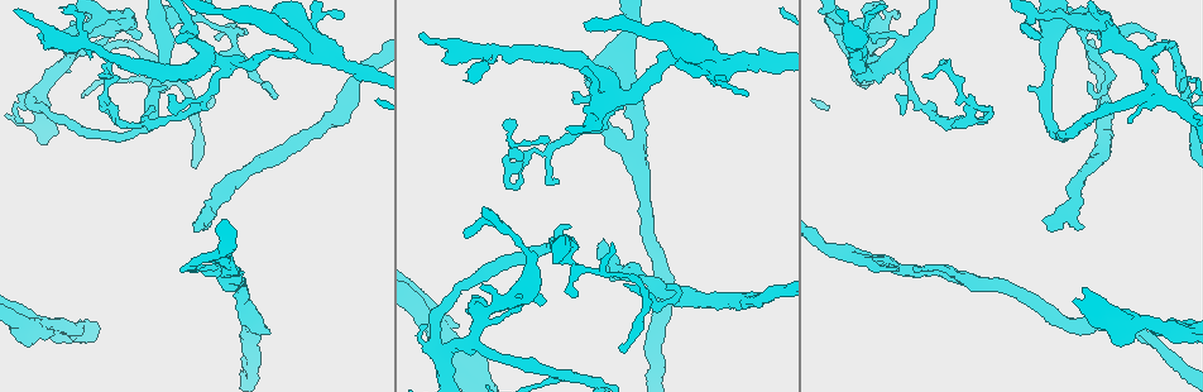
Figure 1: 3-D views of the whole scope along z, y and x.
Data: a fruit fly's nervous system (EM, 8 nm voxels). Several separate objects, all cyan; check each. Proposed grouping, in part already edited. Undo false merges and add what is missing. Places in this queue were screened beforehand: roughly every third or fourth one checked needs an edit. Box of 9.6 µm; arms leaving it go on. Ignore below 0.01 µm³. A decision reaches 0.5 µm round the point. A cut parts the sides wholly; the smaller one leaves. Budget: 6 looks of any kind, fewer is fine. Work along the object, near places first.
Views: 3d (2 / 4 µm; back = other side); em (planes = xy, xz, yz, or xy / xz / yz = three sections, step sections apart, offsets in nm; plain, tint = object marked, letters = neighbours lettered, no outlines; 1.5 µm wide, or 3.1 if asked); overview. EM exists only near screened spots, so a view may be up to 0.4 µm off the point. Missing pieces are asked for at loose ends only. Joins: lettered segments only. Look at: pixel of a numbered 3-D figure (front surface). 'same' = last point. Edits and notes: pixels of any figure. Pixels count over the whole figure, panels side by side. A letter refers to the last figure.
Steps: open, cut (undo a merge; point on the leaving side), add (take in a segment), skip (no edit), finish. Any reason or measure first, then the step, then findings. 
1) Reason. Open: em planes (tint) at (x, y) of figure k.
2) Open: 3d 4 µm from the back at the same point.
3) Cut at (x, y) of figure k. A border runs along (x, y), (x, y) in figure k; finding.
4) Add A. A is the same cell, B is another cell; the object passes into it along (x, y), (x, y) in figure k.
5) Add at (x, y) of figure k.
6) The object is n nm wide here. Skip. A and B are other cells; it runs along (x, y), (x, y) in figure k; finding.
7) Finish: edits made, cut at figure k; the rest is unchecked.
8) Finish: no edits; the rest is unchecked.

Free end. Open: em planes (tint) at (426, 324) of figure 1.

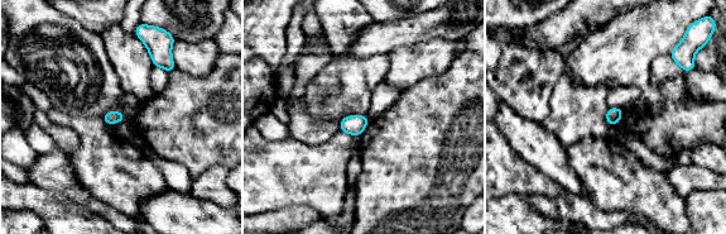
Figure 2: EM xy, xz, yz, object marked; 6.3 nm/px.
See the neighbours. Open: em planes (letters) at the same point.

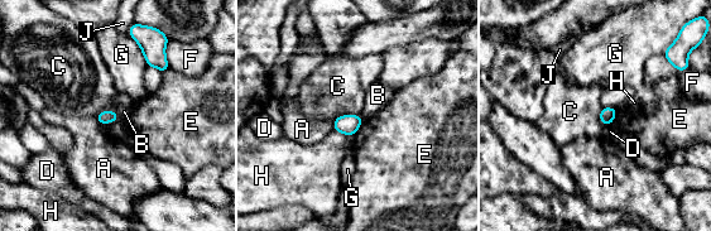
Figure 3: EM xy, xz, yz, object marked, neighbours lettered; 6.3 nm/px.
Skip. A, B, C, D, E, F, G, H and J are other cells; a border runs along (360, 115), (339, 115), (334, 120) in figure 3; no lettered segment goes on from it.

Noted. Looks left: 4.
Long arm stops here. Open: 3d 2 µm at (1045, 217) of figure 1.

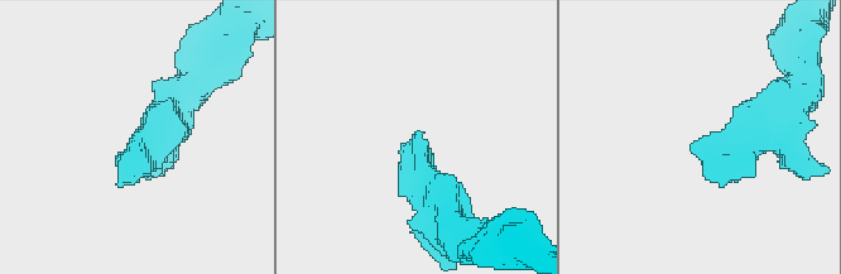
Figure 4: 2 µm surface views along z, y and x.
Open: em planes (tint) at (693, 146) of figure 4.

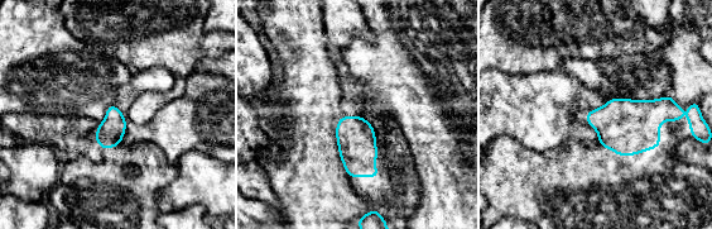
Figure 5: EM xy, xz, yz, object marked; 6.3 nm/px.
See the neighbours. Open: em planes (letters) at the same point.

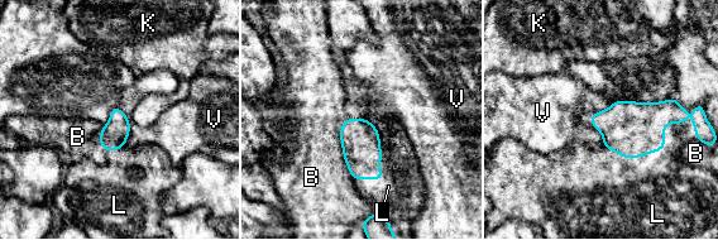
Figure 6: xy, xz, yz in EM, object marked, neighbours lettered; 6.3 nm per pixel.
The object is 170 nm wide here. Add L. L is the same cell, B, K and V are other cells; it goes on there.

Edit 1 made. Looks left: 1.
Finish: edits made, add at figure 6; the rest is unchecked.

